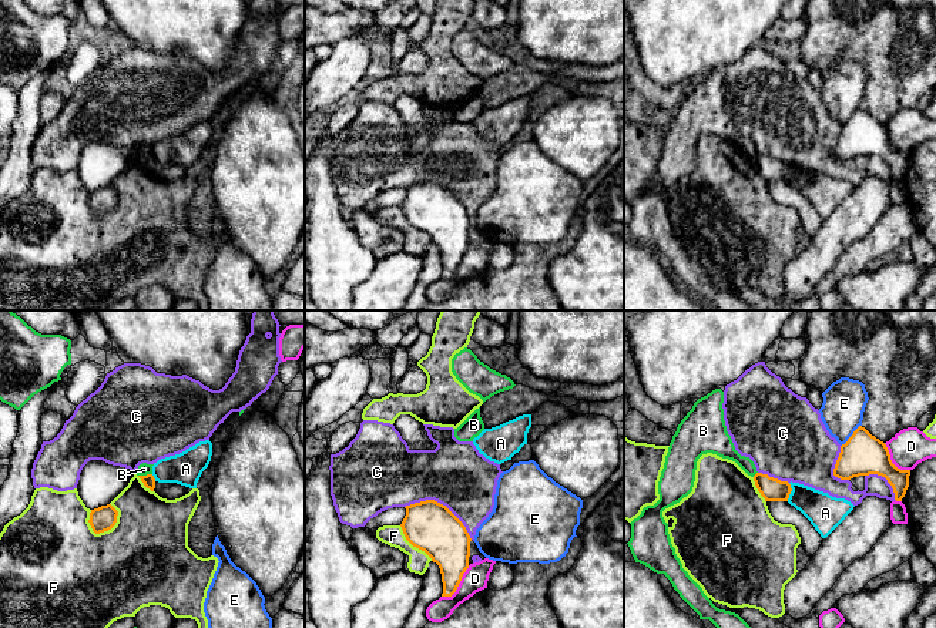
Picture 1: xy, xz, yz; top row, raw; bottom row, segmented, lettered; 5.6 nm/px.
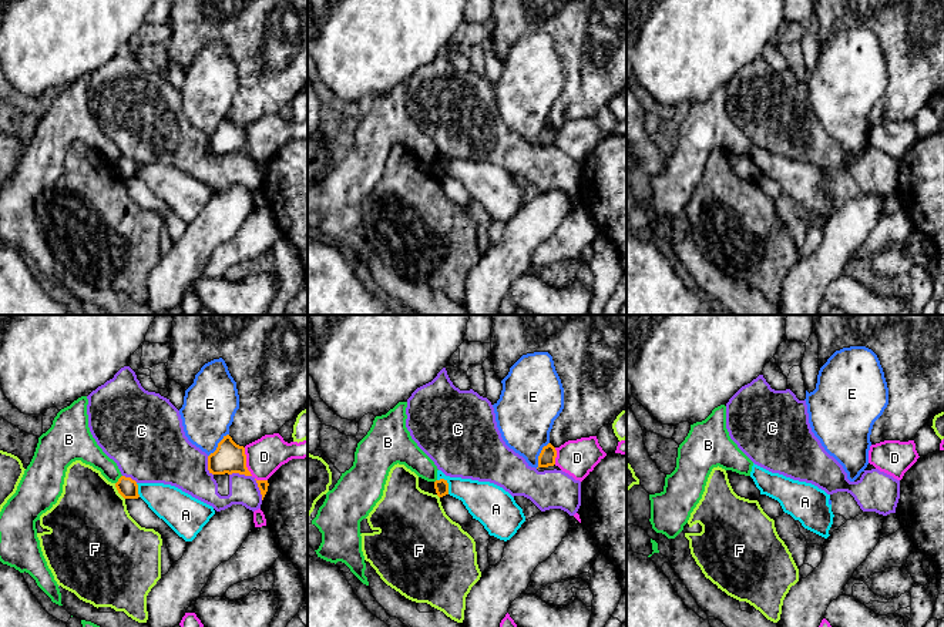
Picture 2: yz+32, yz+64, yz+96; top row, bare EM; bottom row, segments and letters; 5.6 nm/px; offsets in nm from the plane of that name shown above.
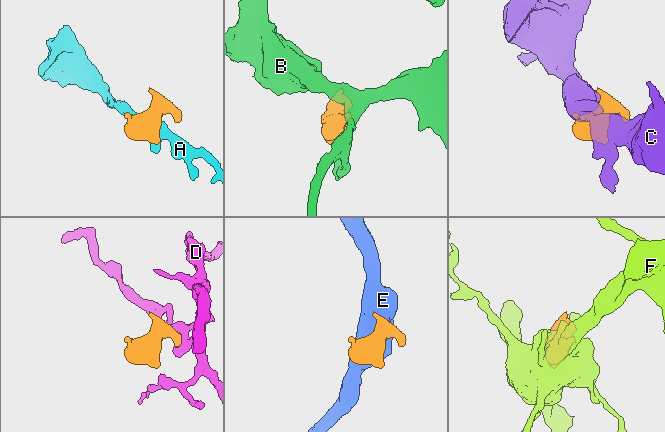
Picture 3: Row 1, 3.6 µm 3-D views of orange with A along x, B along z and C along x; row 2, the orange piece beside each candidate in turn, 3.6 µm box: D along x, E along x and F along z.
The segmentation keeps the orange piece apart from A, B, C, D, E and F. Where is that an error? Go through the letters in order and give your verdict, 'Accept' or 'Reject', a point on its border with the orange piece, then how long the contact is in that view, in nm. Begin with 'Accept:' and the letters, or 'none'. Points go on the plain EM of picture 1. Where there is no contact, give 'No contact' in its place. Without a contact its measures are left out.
Accept: none
A: Reject. Touches orange at yz (791, 171). Shared border 110 nm
B: Reject. Touches orange at xy (144, 157). Shared border 80 nm
C: Reject. Touches orange at xz (442, 185). Shared border 420 nm
D: Reject. Touches orange at xz (458, 267). Shared border 240 nm
E: Reject. Touches orange at yz (851, 117). Shared border 170 nm
F: Reject. Touches orange at xy (116, 202). Shared border 200 nm

